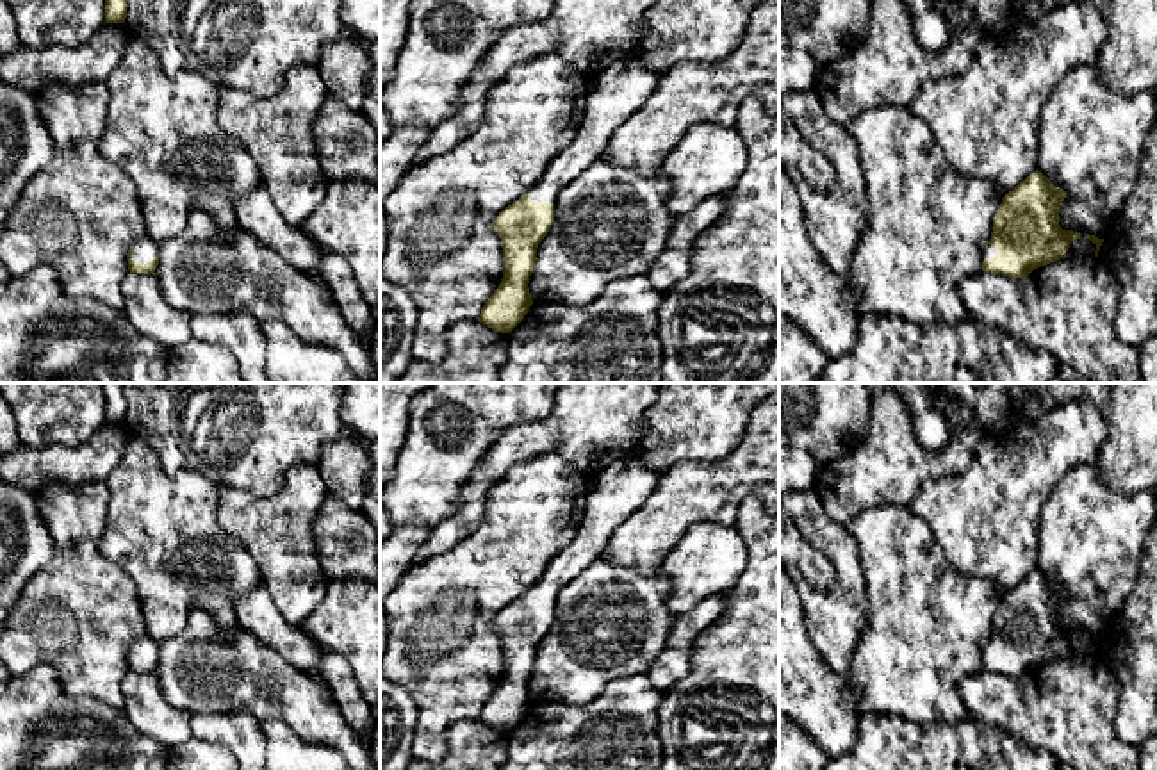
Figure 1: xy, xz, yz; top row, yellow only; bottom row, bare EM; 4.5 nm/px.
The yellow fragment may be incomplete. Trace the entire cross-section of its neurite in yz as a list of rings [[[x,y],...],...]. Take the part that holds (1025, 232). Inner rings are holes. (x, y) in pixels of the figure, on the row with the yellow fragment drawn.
[[[1038,169],[1009,191],[993,217],[982,271],[1027,278],[1034,269],[1059,260],[1080,239],[1080,233],[1059,226],[1064,198],[1064,191]]]

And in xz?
[[[635,52],[590,78],[572,143],[554,157],[540,182],[492,223],[503,242],[505,271],[499,287],[481,308],[480,323],[510,333],[524,319],[533,305],[528,283],[537,248],[554,223],[558,191],[601,159],[613,132],[645,103],[658,82],[660,75],[645,68]]]

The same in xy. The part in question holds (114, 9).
[[[105,0],[105,23],[125,23],[127,4],[125,0]]]

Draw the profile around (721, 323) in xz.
[[[747,98],[740,105],[734,128],[747,146],[747,166],[736,185],[722,194],[726,212],[693,241],[690,273],[665,292],[658,308],[663,351],[660,383],[779,383],[779,116],[768,114],[758,98]]]

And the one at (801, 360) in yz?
[[[779,315],[779,383],[818,383],[827,355],[797,323]]]

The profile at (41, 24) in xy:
[[[5,0],[25,48],[75,48],[105,23],[105,0]]]

